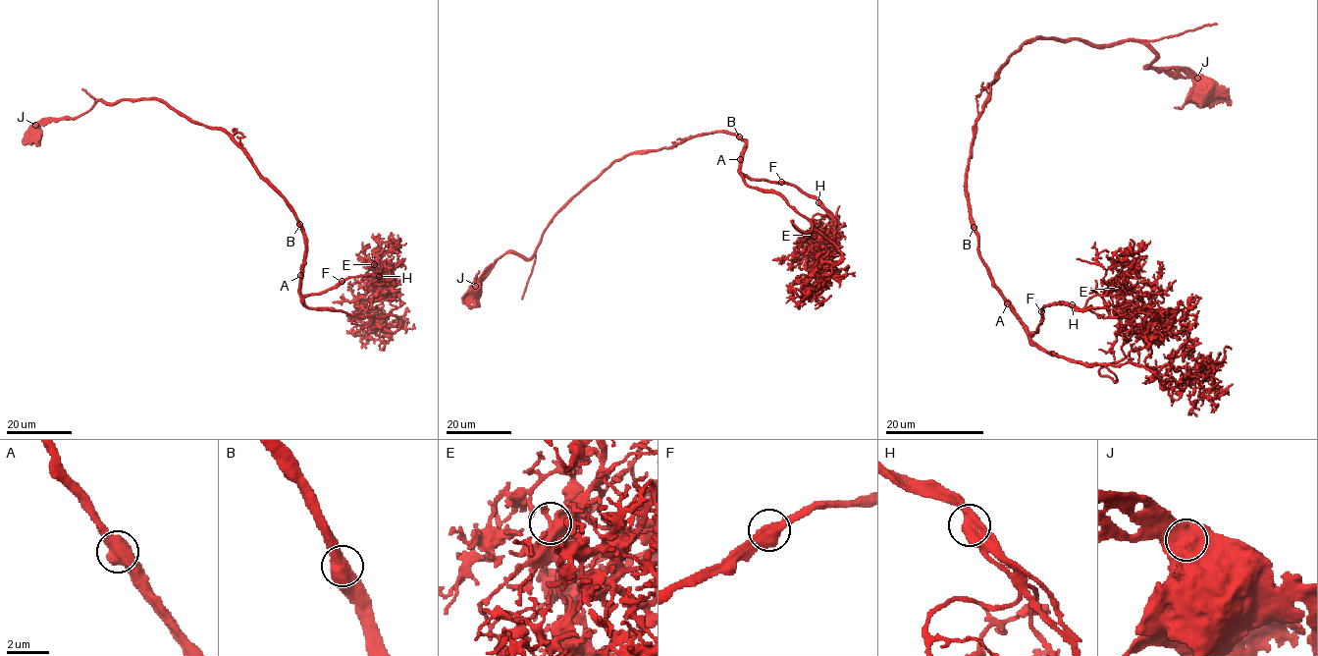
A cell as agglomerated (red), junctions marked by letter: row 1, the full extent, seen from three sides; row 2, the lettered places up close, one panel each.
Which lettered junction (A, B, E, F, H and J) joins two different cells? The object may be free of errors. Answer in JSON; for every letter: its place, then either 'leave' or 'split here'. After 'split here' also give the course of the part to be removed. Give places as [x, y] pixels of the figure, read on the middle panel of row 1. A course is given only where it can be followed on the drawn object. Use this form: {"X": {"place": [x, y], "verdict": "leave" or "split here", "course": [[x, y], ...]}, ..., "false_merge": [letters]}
{"A": {"place": [740, 159], "verdict": "leave"}, "B": {"place": [739, 136], "verdict": "leave"}, "E": {"place": [814, 236], "verdict": "leave"}, "F": {"place": [781, 182], "verdict": "leave"}, "H": {"place": [818, 202], "verdict": "leave"}, "J": {"place": [475, 286], "verdict": "leave"}, "false_merge": []}

